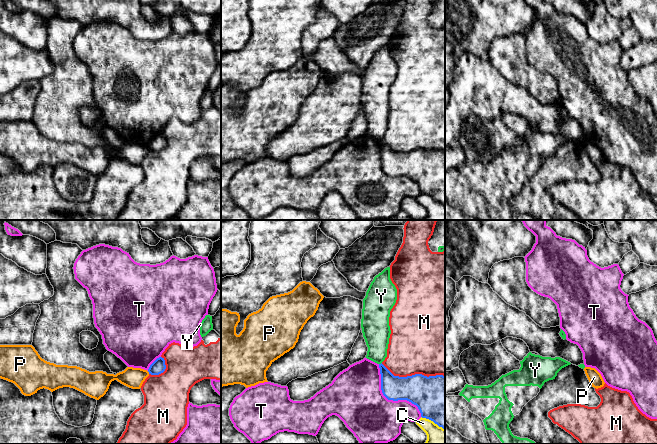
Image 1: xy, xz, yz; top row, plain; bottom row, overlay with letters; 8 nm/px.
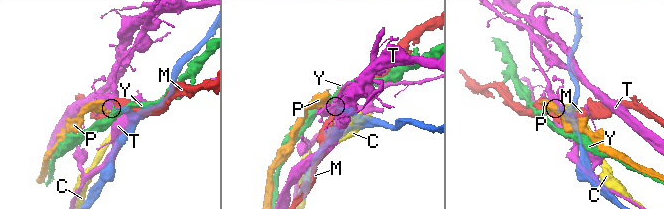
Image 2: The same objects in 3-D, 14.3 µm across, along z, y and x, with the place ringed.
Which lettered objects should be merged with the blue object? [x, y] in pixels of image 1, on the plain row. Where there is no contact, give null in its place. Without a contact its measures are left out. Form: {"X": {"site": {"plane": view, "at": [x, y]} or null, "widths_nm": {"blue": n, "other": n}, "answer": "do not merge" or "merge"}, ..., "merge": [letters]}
{"C": {"site": {"plane": "xz", "at": [433, 197]}, "widths_nm": {"blue": 380, "other": 240}, "answer": "do not merge"}, "M": {"site": {"plane": "xz", "at": [413, 151]}, "widths_nm": {"blue": 340, "other": 460}, "answer": "do not merge"}, "P": {"site": {"plane": "xy", "at": [148, 147]}, "widths_nm": {"blue": 110, "other": 160}, "answer": "do not merge"}, "T": {"site": {"plane": "xz", "at": [390, 175]}, "widths_nm": {"blue": 240, "other": 400}, "answer": "do not merge"}, "Y": {"site": {"plane": "xz", "at": [381, 139]}, "widths_nm": {"blue": 200, "other": 220}, "answer": "do not merge"}, "merge": []}

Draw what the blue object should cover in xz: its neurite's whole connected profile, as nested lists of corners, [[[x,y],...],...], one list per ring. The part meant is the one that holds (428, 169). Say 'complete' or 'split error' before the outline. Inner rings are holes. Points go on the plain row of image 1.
complete | [[[379,140],[381,166],[388,176],[407,176],[416,181],[422,194],[429,195],[445,205],[445,152],[415,150],[394,152]]]

